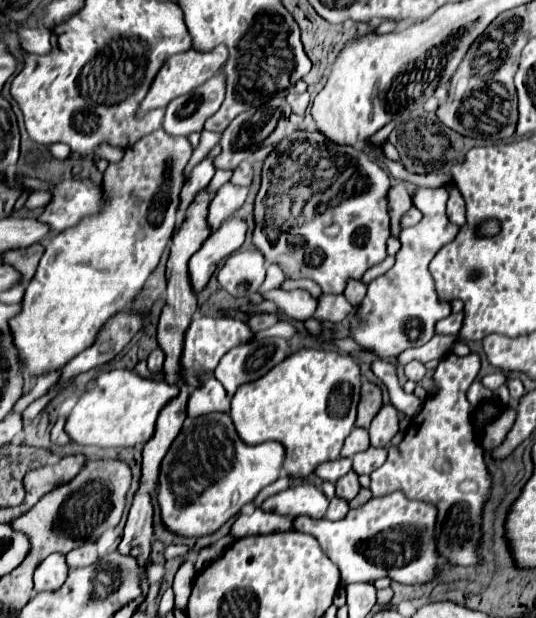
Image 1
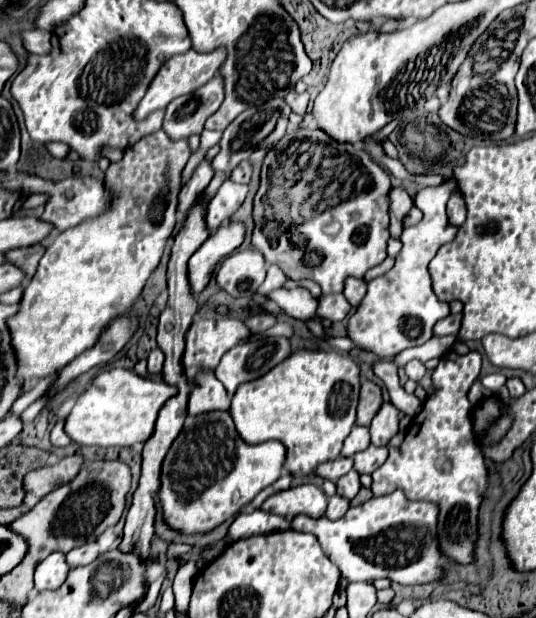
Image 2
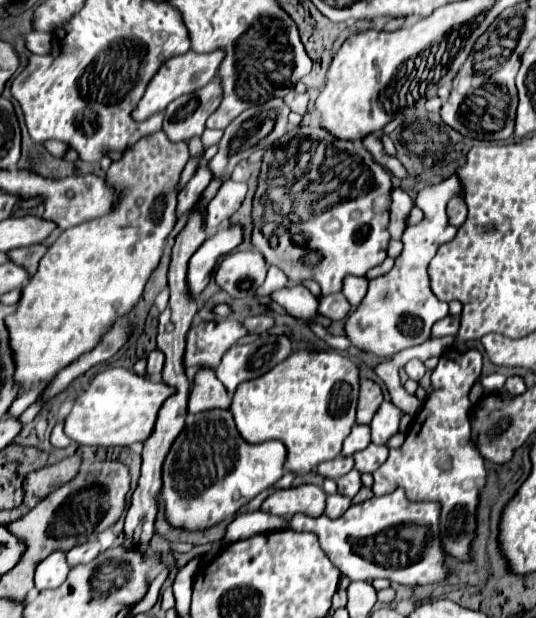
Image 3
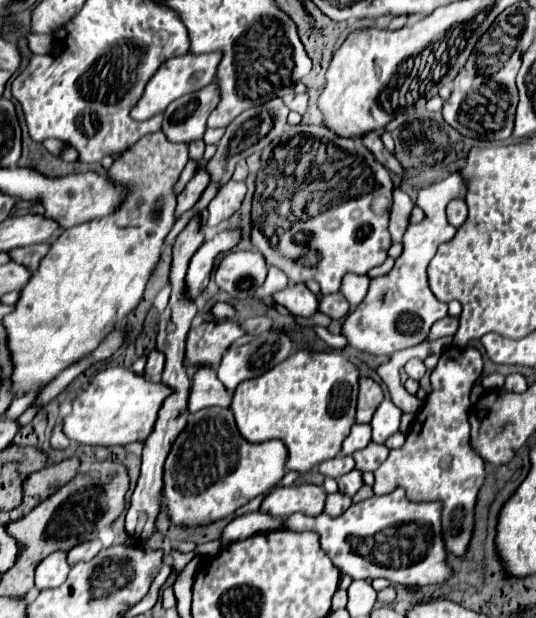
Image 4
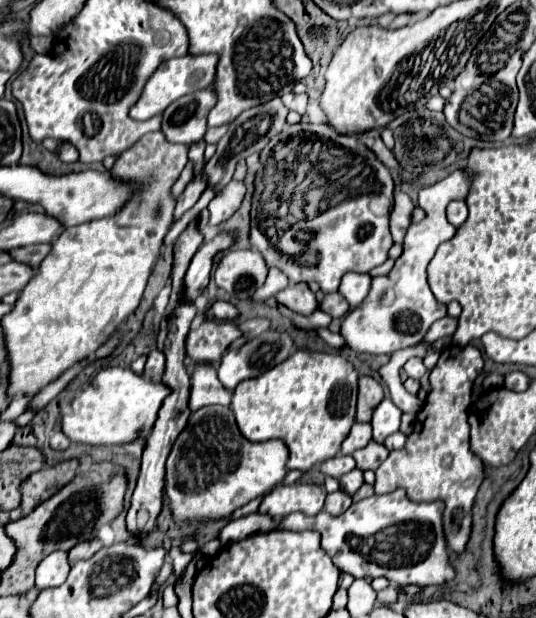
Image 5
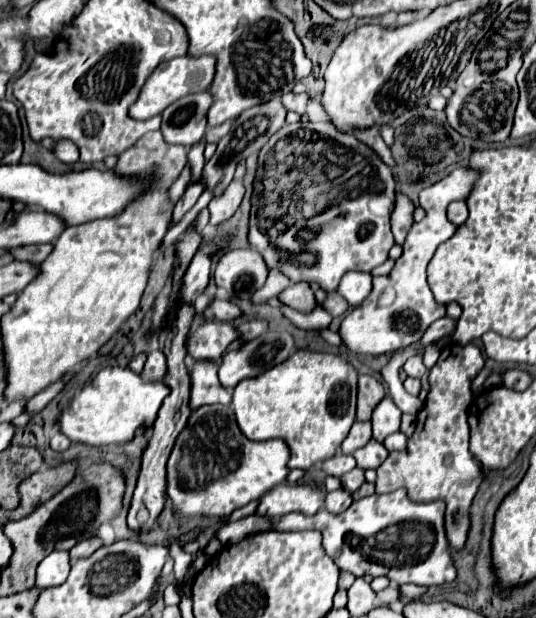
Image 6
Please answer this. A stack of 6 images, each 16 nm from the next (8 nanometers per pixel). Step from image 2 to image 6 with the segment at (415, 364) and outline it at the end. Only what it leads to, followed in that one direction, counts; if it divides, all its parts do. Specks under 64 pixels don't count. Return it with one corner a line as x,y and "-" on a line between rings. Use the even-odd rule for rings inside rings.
414,356
414,358
410,358
410,360
404,364
404,370
406,370
406,374
412,376
412,378
422,378
424,372
426,372
426,366
422,364
422,358
420,358
420,356

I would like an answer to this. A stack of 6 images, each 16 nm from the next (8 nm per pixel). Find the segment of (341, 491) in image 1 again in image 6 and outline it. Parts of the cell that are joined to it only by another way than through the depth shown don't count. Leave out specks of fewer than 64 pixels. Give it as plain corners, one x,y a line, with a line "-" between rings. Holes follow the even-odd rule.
354,468
352,472
348,472
340,478
340,484
342,484
342,488
348,488
348,492
354,494
364,484
364,470

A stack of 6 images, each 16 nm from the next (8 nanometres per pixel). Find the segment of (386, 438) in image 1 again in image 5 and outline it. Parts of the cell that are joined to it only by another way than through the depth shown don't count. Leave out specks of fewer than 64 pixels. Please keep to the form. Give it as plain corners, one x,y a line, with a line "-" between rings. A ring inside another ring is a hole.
384,398
380,402
380,406
376,408
374,416
372,416
372,440
382,444
390,434
398,432
400,428
400,408
390,400
390,398

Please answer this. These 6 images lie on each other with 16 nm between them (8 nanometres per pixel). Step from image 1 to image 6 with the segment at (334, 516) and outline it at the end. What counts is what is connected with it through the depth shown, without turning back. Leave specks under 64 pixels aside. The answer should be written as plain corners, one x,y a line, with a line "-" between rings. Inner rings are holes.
342,488
326,494
326,510
332,514
344,512
344,508
348,508
348,504
352,504
352,496

